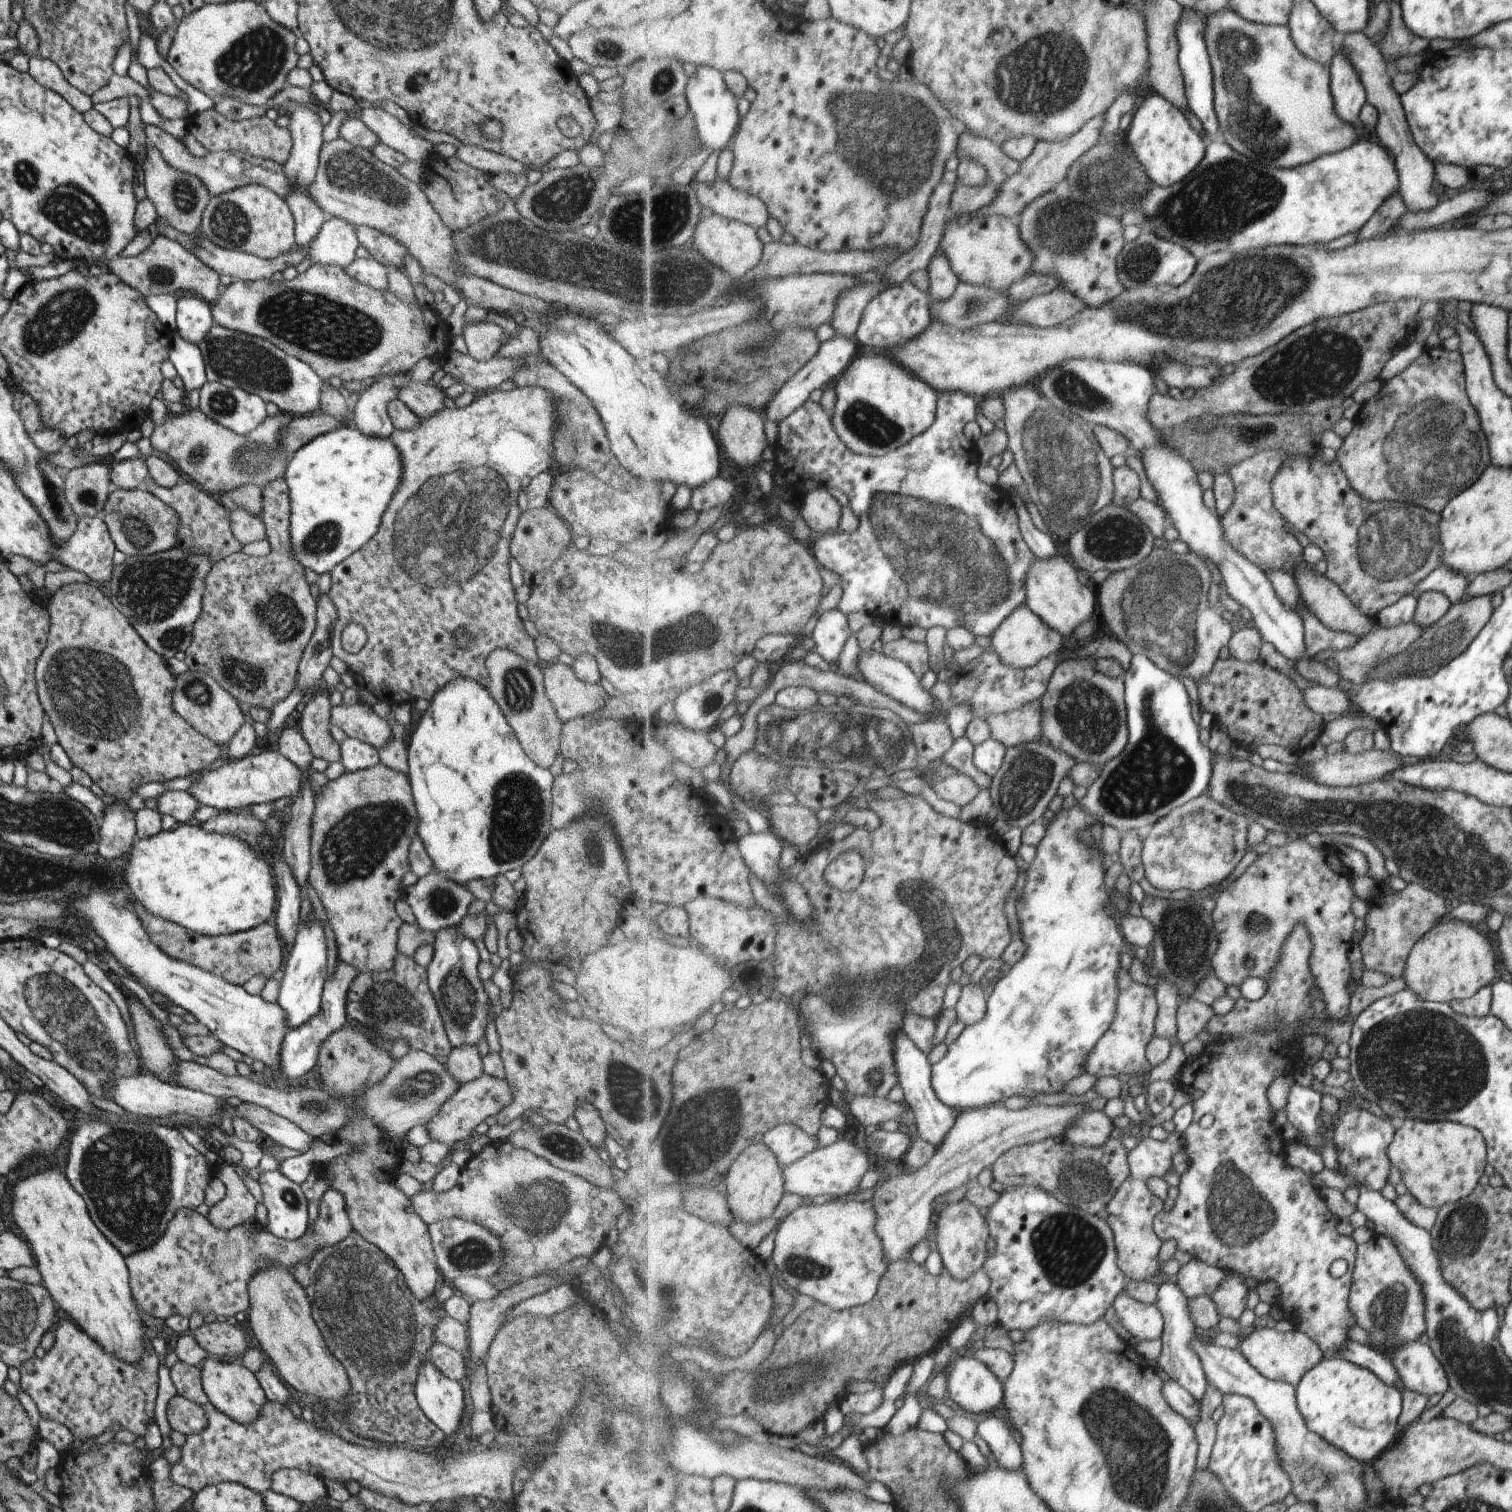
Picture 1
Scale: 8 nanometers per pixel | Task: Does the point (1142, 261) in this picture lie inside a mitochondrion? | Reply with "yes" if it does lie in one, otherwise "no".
yes

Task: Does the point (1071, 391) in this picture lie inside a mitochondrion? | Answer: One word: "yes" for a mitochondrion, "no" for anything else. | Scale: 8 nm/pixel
yes

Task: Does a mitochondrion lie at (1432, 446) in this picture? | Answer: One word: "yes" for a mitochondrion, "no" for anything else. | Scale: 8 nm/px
yes

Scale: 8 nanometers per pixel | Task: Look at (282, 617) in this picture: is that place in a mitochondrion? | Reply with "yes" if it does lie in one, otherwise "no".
yes

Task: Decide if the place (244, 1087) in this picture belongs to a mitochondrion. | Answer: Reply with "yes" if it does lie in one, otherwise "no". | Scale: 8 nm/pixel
no

